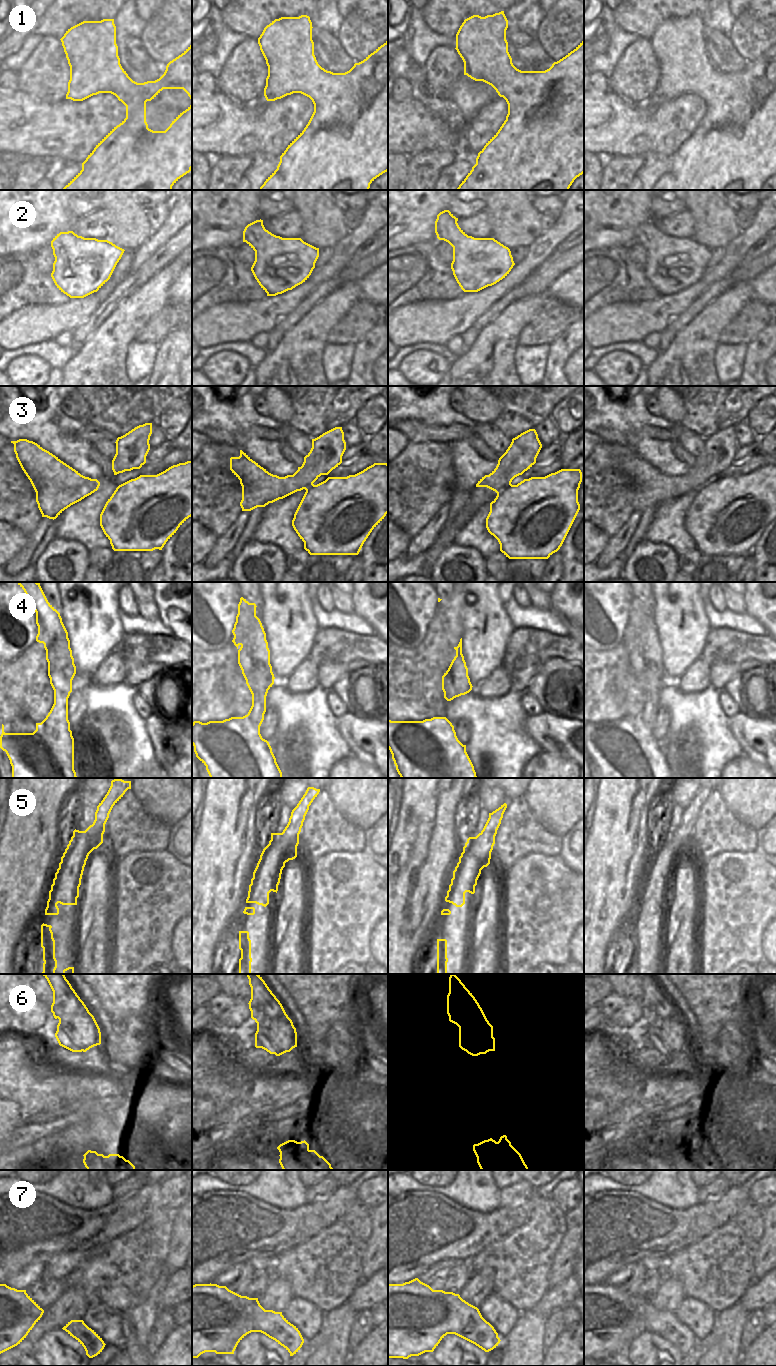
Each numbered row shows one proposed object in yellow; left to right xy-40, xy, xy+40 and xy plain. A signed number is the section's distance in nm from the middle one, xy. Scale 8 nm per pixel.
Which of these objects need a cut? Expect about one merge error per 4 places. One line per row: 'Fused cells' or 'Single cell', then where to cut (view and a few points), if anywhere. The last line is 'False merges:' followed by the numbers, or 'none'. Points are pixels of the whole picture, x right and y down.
1: Single cell. No split
2: Single cell. No split
3: Single cell. No split
4: Fused cells. Split along xy-40 (69, 692), (61, 692), (54, 695)
5: Fused cells. Split along xy (271, 838), (278, 842), (280, 857), (285, 862)
6: Fused cells. Split along xy-40 (54, 1015), (64, 1019), (67, 1030), (78, 1033), (82, 1050)
7: Single cell. No split
False merges: 4, 5, 6.

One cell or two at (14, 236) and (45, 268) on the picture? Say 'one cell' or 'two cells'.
two cells

